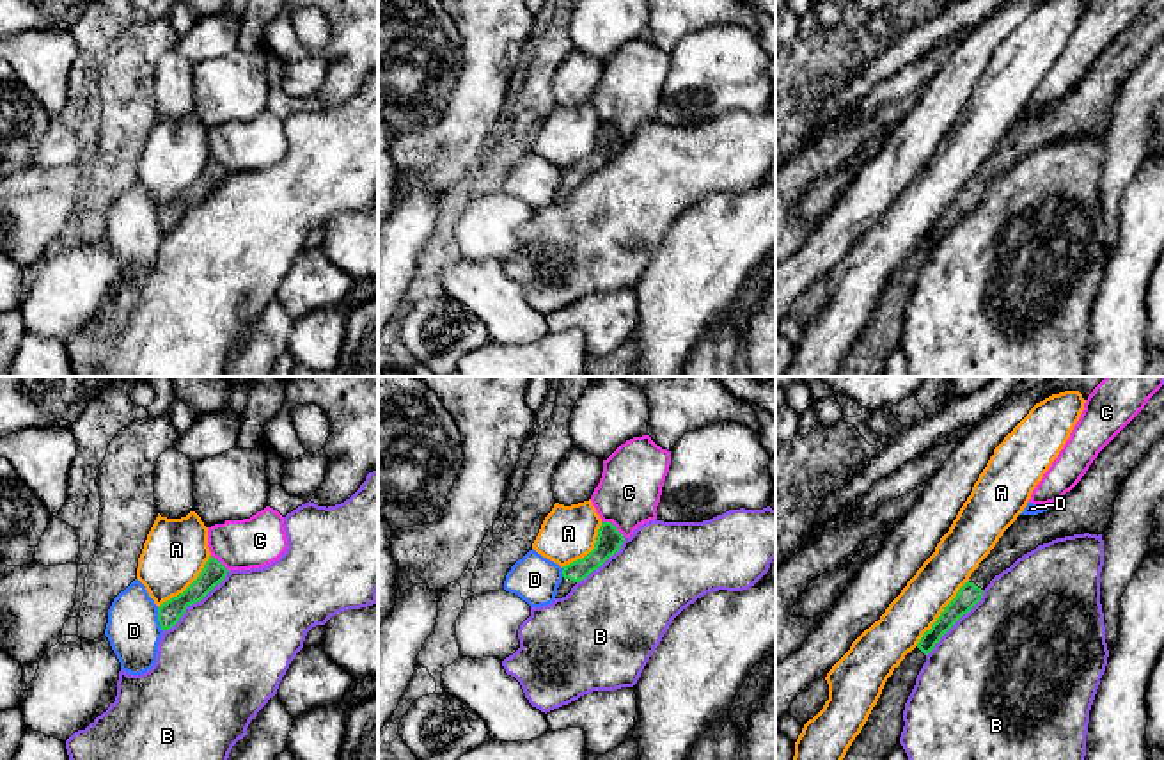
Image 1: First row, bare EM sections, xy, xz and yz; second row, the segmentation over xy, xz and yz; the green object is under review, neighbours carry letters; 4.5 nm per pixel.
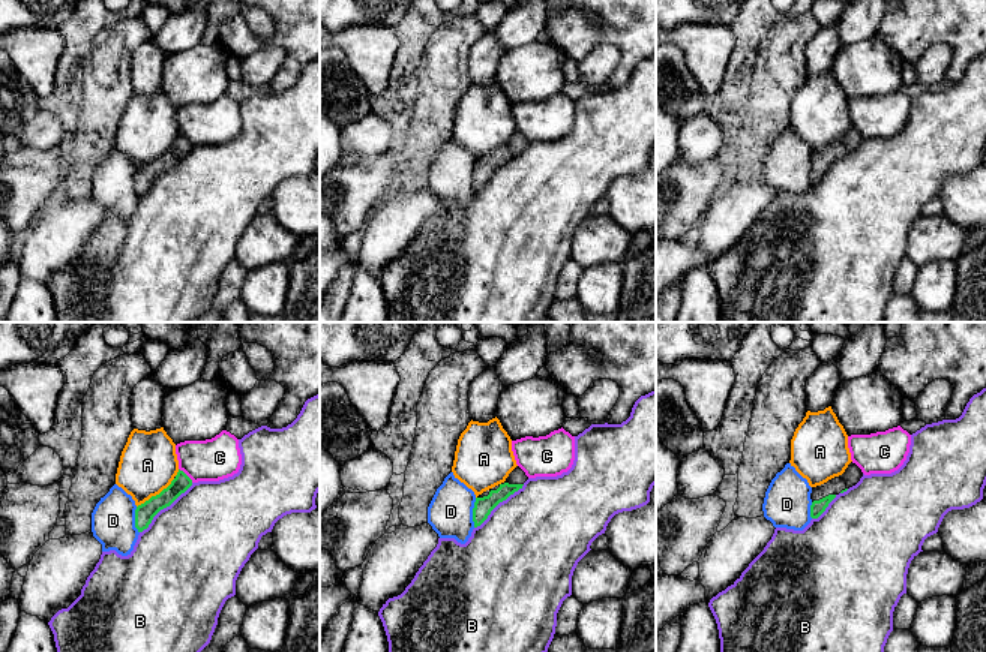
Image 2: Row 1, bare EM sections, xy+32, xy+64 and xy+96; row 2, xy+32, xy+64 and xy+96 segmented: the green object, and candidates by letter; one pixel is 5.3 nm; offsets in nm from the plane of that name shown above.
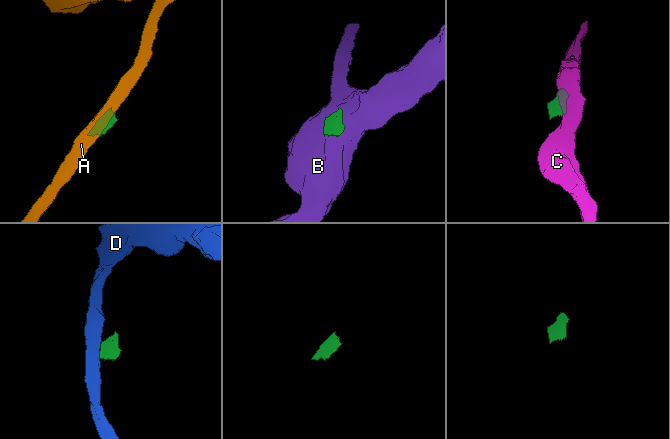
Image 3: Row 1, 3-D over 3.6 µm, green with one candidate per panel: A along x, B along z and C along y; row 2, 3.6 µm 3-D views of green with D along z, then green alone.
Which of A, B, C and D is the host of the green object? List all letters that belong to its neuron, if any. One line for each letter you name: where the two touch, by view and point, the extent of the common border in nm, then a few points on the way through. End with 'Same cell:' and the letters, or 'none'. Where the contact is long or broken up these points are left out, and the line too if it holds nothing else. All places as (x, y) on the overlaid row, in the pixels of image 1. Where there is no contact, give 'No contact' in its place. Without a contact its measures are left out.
Same cell: none

